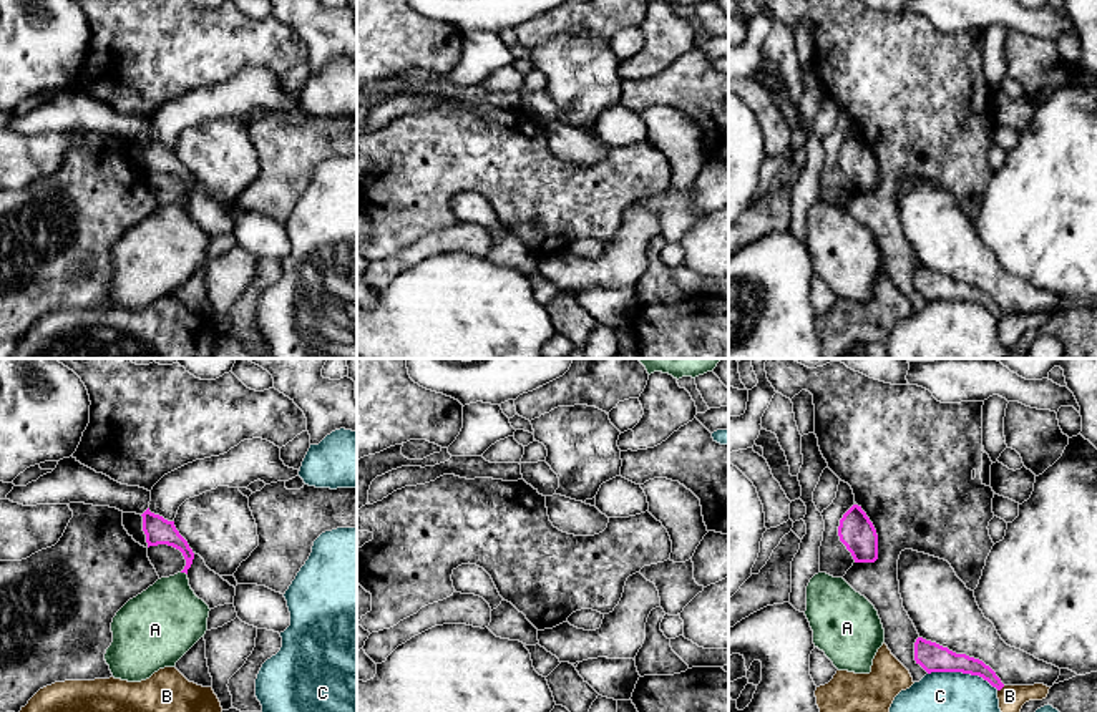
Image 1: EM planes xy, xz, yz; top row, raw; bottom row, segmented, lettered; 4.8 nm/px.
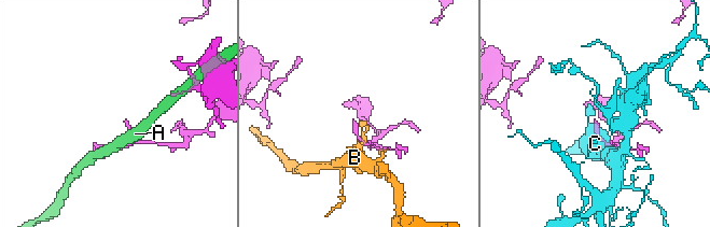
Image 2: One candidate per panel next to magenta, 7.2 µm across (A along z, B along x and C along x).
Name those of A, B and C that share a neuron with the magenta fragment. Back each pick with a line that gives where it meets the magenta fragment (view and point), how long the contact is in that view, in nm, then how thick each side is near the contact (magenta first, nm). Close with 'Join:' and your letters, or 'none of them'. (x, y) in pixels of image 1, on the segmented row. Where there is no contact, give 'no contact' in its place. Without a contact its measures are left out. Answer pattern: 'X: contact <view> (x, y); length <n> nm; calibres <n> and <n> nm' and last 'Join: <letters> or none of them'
Join: none of them

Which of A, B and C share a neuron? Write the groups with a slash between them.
A / B / C

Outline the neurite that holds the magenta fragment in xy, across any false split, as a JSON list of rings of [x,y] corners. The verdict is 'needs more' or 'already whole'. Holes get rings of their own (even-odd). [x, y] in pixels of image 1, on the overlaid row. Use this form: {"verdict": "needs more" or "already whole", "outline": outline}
{"verdict": "needs more", "outline": [[[73,456],[60,460],[51,473],[40,476],[27,486],[13,486],[7,500],[23,506],[85,503],[141,514],[148,548],[168,544],[179,549],[186,559],[181,573],[188,574],[193,564],[194,553],[176,529],[174,521],[149,511],[151,491],[121,485],[81,465]]]}

